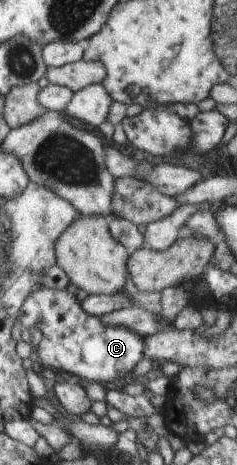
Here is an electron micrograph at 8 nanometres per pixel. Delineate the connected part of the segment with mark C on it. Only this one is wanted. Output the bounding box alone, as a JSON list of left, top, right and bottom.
[18,287,146,384]

